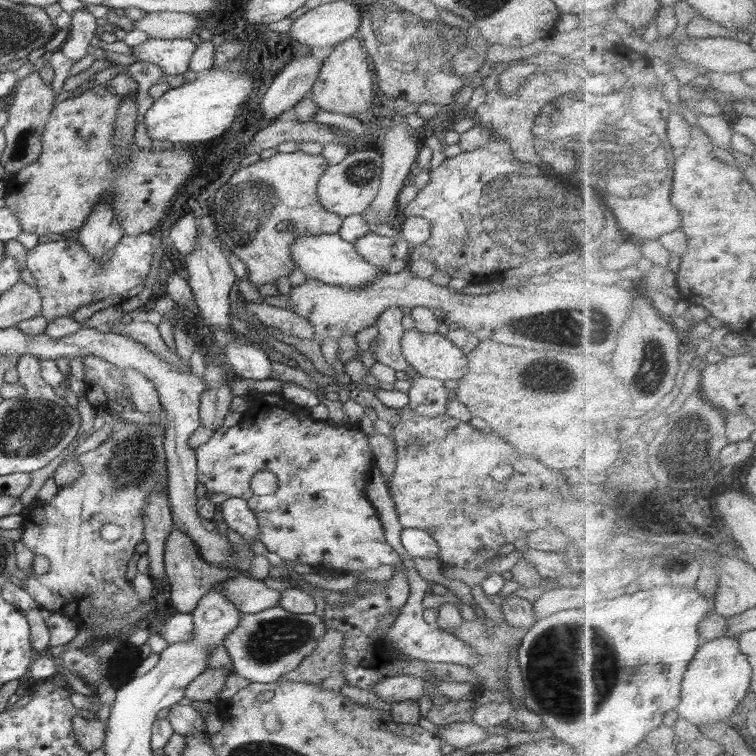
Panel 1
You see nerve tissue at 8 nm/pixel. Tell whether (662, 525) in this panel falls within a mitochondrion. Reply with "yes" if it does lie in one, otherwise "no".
yes

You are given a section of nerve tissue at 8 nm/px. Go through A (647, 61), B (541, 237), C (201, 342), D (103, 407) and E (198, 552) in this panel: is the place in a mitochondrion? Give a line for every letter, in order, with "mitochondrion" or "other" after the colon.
A: other
B: mitochondrion
C: other
D: other
E: other

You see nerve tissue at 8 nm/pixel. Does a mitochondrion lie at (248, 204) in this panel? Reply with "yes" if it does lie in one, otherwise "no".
yes

